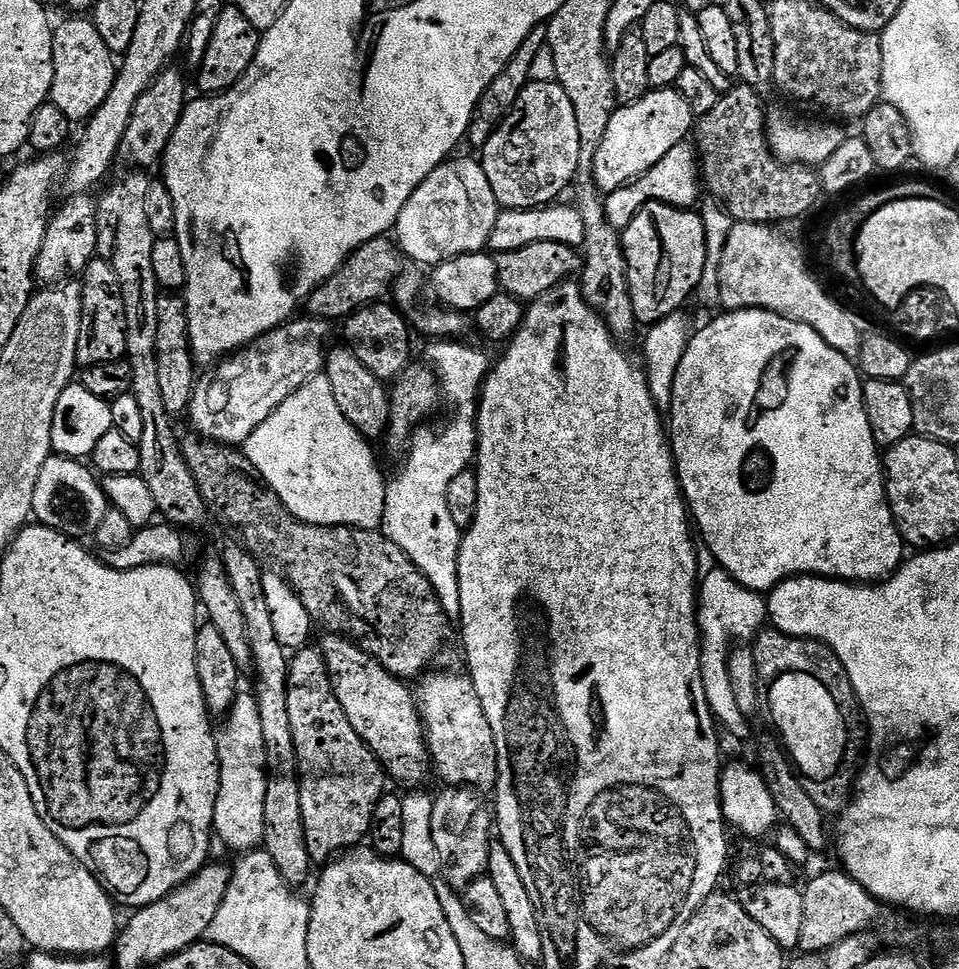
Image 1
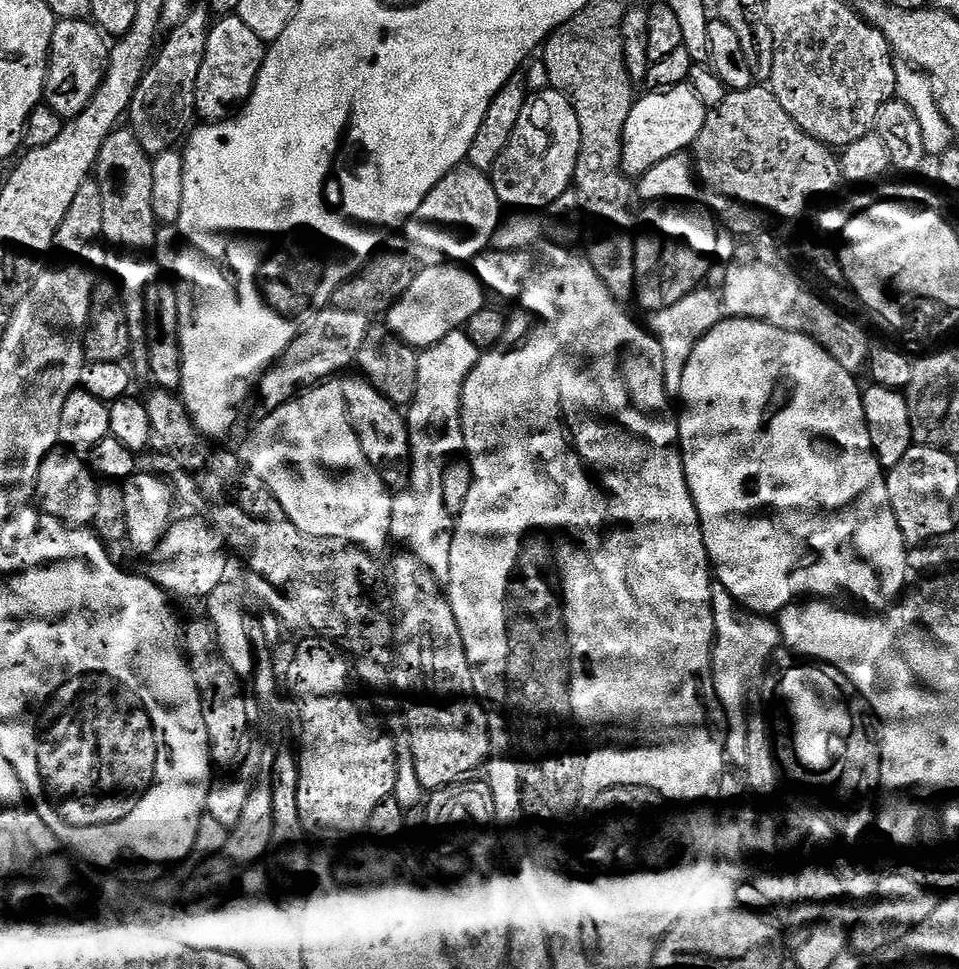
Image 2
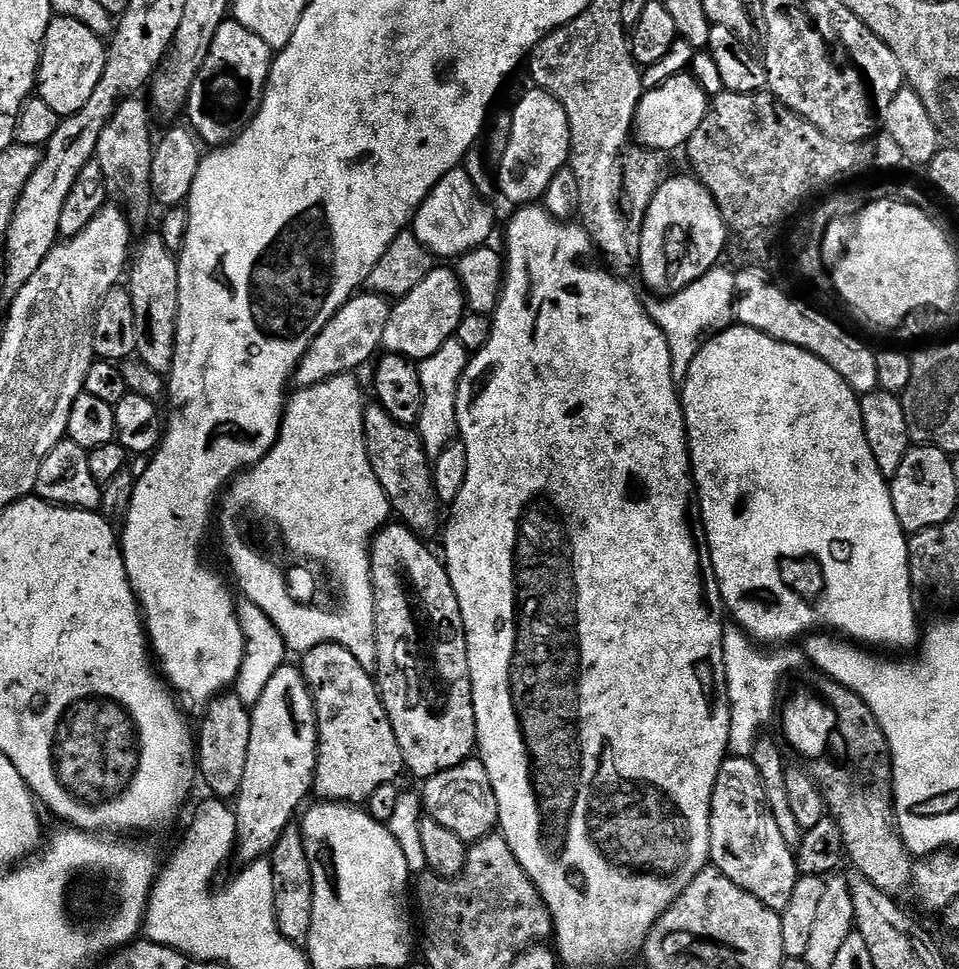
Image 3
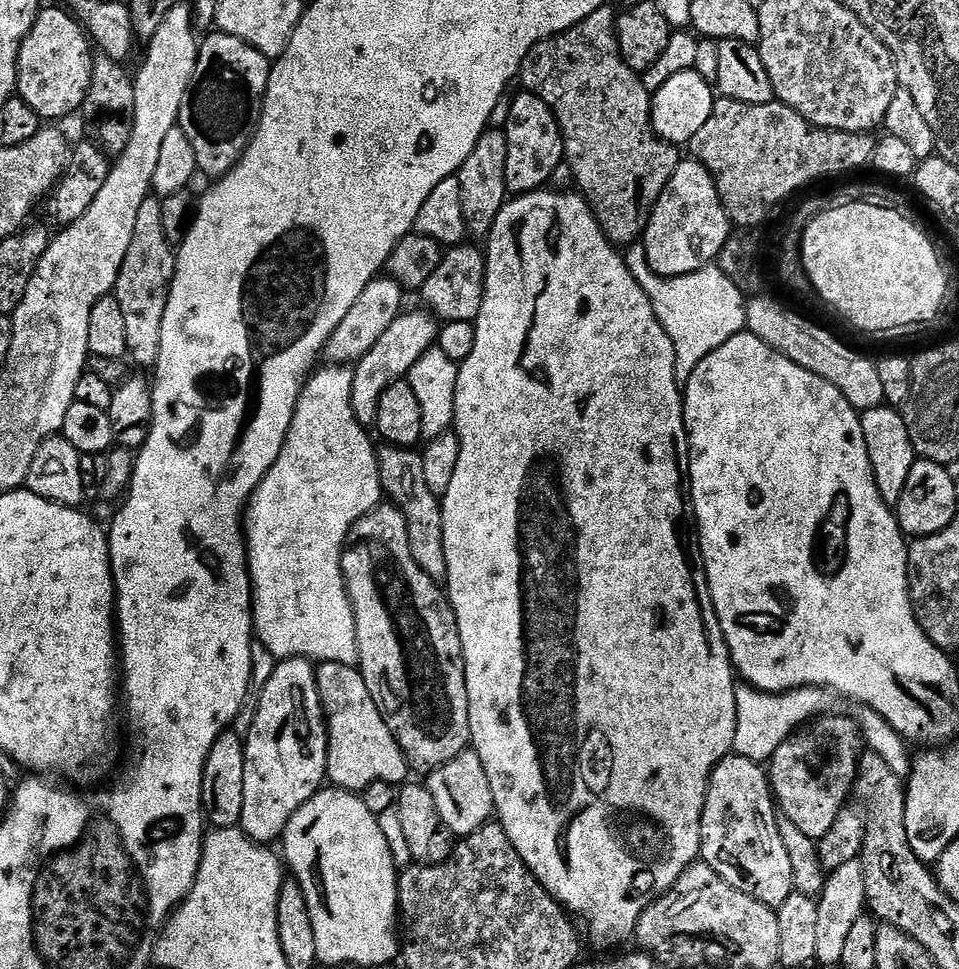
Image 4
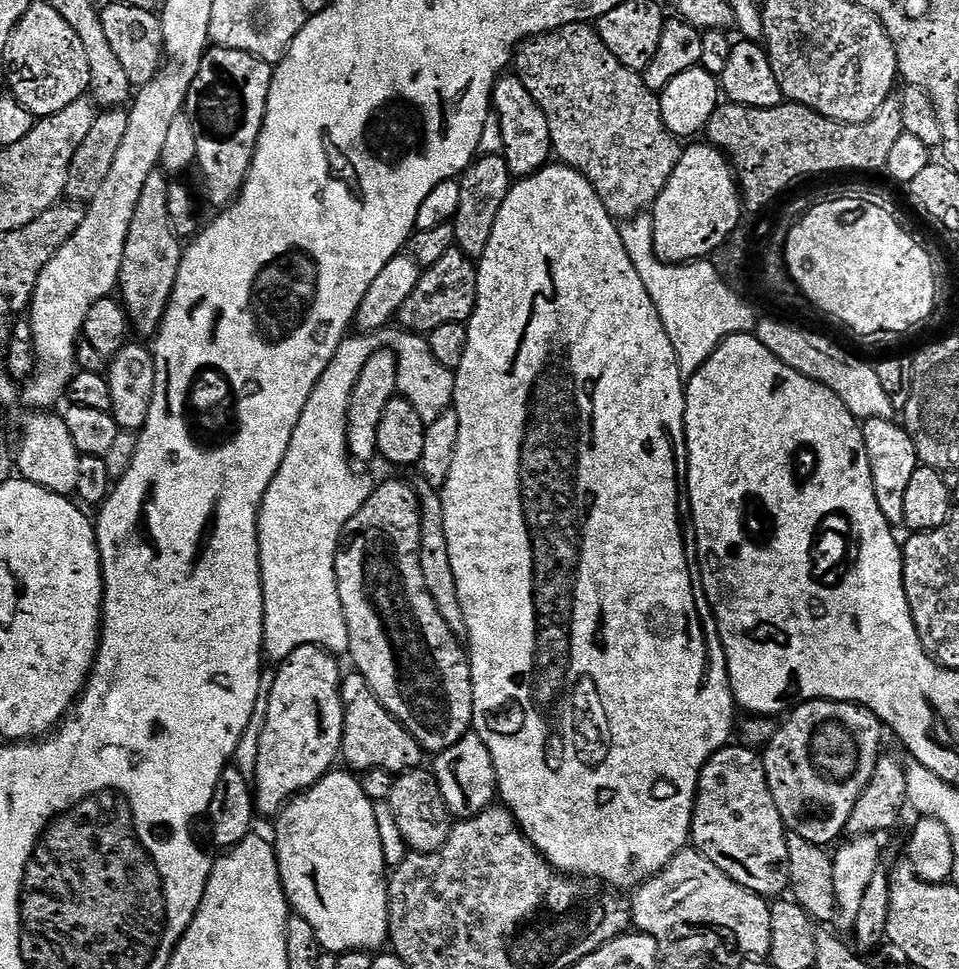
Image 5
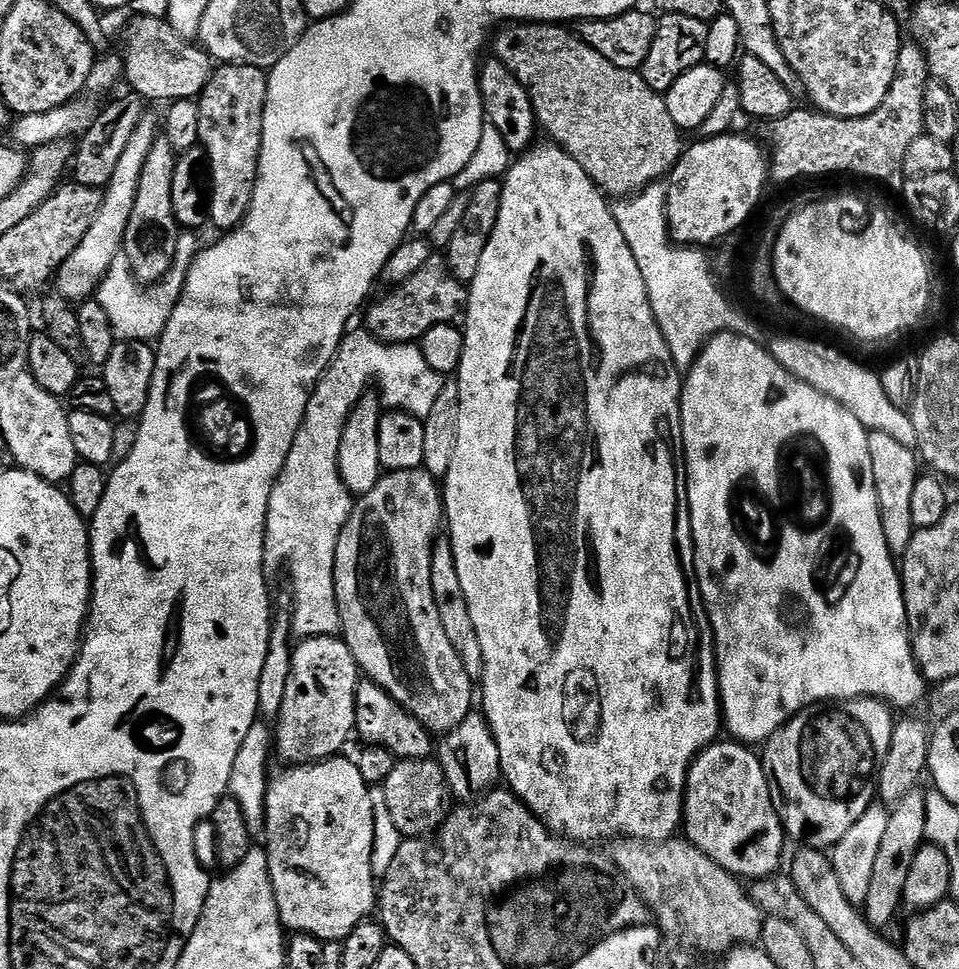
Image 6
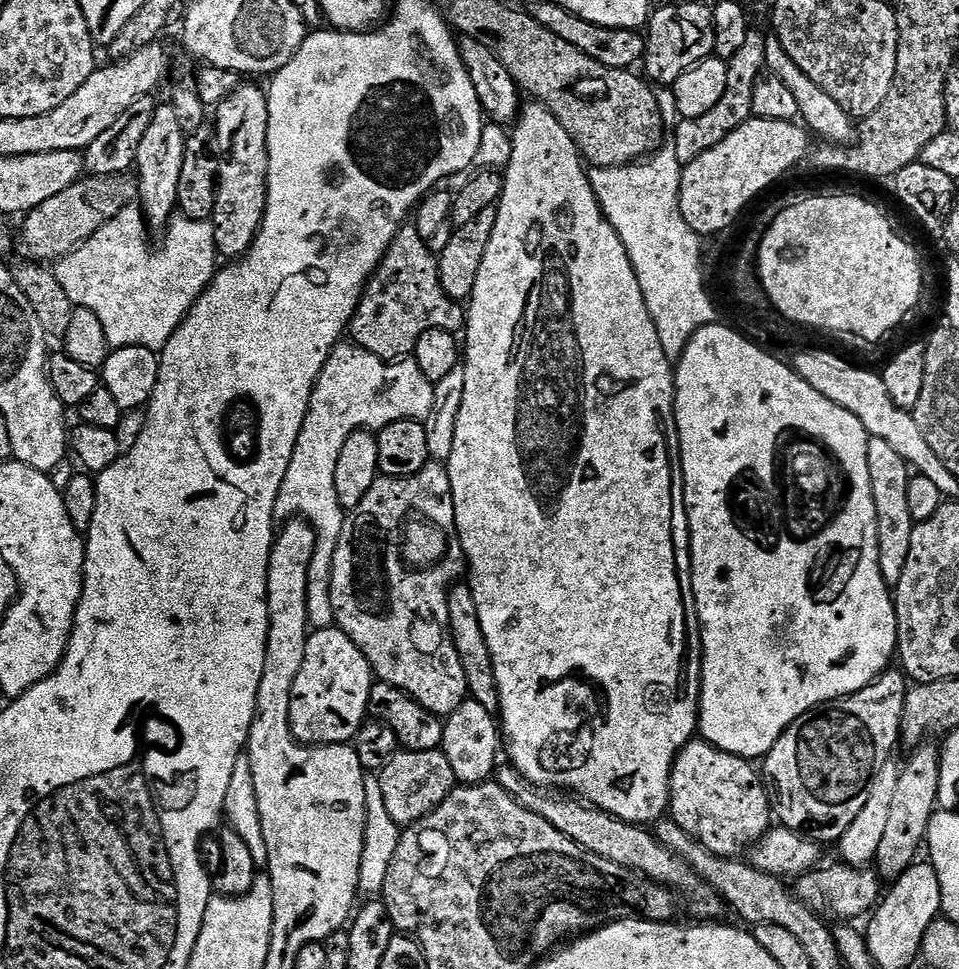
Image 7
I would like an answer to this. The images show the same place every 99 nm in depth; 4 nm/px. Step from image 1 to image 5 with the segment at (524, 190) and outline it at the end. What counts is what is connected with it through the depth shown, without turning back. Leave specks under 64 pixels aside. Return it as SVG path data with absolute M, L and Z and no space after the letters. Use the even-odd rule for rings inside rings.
M505 74L496 81L496 89L492 92L492 102L495 111L499 112L501 116L504 161L508 163L513 177L533 176L554 156L550 122L546 118L542 106L538 106L538 102L534 102L530 90L526 90L520 77L515 74Z

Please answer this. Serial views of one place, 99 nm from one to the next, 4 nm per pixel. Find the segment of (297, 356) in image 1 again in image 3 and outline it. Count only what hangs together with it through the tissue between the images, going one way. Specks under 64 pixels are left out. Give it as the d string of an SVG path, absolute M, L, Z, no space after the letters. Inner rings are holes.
M364 290L353 295L352 299L347 300L336 311L334 318L330 318L330 322L326 322L324 329L316 333L314 342L296 365L295 387L297 389L309 388L335 376L355 373L357 371L355 368L362 367L368 359L371 361L381 351L382 334L386 334L386 322L391 313L392 304L389 297L377 296L371 290Z

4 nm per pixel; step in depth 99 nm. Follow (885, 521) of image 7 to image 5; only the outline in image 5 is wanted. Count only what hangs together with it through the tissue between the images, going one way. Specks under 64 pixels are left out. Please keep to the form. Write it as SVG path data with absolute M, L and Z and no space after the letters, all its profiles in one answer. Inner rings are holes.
M870 418L863 421L862 427L878 506L882 514L886 514L889 524L900 526L904 524L906 514L906 490L910 487L910 478L914 478L914 470L921 467L921 463L914 446L914 438L903 423L896 421L895 424L894 421L892 418Z

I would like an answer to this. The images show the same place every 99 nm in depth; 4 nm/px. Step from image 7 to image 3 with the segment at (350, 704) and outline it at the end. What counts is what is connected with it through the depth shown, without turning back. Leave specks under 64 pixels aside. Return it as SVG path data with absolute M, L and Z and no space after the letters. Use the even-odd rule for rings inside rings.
M280 667L266 682L262 694L255 697L251 713L253 733L250 734L249 760L239 795L234 800L234 856L244 866L265 859L293 823L295 816L292 815L301 811L300 803L313 791L316 756L320 753L316 704L299 667Z

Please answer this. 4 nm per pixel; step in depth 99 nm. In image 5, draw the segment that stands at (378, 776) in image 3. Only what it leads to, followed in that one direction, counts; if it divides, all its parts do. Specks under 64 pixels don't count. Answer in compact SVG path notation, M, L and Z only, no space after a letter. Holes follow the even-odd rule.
M355 670L349 672L349 676L347 673L340 682L340 693L345 703L342 760L349 764L345 765L360 774L369 772L371 768L385 768L387 772L399 774L421 767L426 753L419 742L390 715L364 675Z

